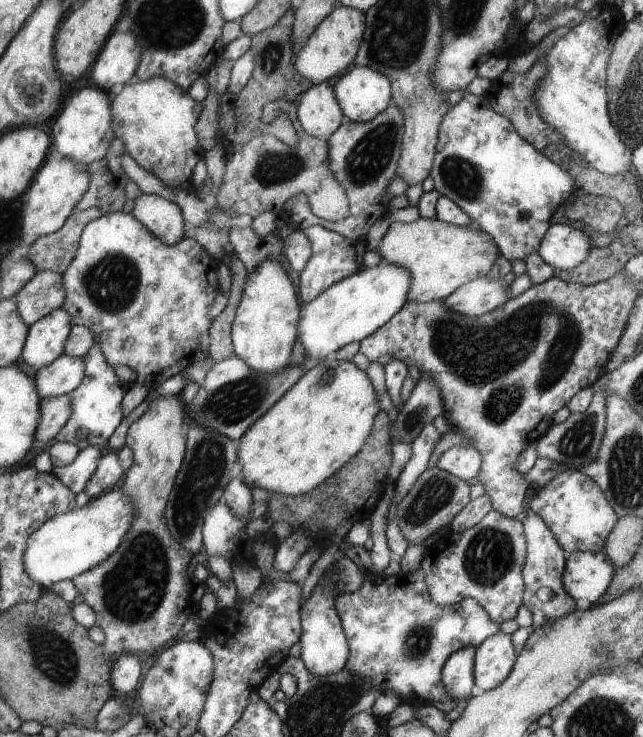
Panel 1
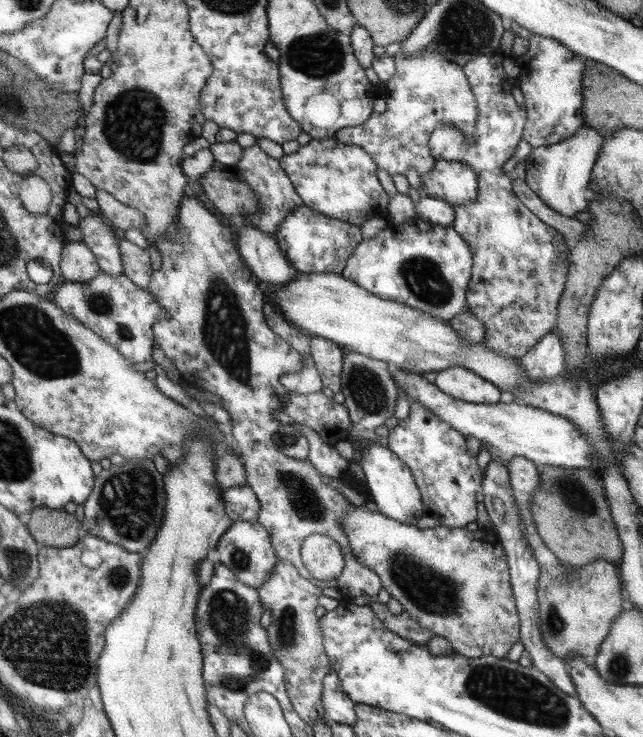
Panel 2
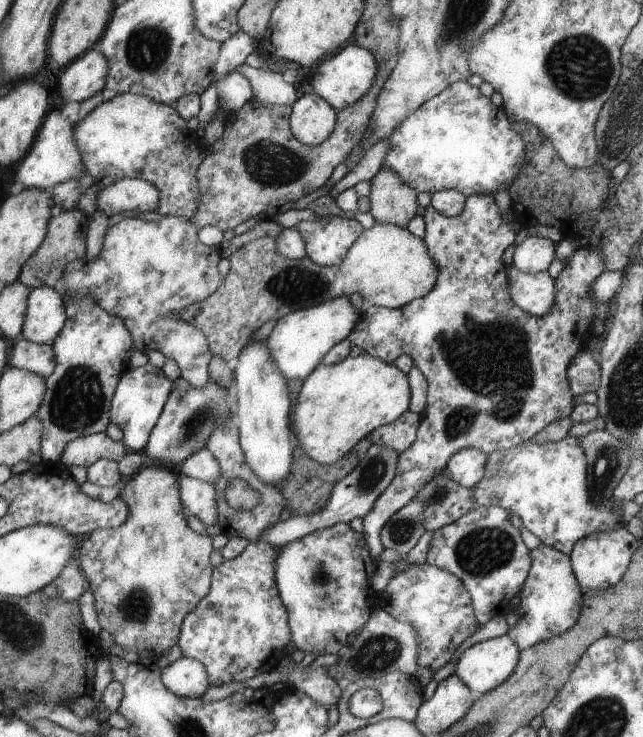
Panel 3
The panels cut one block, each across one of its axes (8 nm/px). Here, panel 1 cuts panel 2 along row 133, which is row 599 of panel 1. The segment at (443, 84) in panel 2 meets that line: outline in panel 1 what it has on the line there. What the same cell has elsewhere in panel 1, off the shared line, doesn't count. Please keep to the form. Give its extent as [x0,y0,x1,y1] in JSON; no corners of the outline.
[338,568,502,713]

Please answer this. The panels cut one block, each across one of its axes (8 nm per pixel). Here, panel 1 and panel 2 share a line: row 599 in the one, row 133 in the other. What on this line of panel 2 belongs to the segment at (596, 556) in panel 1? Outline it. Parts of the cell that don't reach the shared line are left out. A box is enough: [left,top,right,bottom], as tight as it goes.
[525,126,605,218]

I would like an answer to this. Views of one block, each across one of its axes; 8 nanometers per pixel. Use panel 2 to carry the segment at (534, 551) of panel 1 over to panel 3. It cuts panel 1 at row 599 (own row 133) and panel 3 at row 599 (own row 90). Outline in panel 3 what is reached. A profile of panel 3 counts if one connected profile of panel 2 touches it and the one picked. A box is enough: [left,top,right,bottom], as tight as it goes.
[507,543,584,651]

